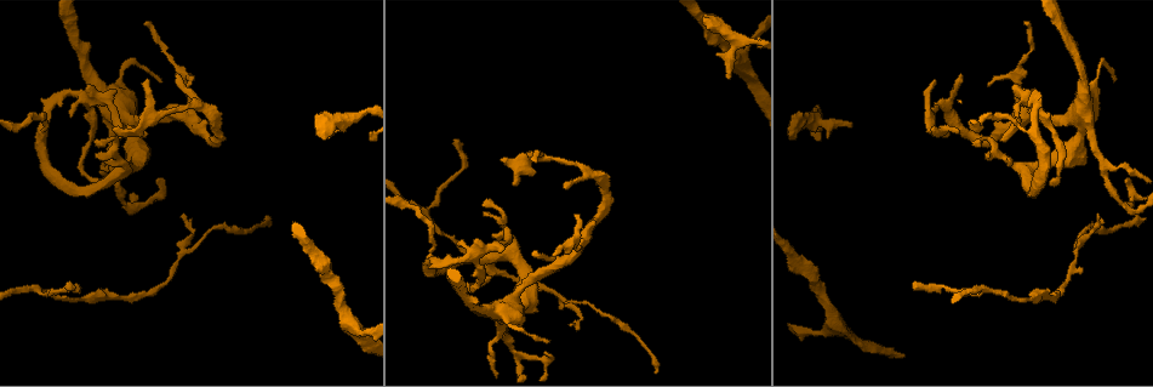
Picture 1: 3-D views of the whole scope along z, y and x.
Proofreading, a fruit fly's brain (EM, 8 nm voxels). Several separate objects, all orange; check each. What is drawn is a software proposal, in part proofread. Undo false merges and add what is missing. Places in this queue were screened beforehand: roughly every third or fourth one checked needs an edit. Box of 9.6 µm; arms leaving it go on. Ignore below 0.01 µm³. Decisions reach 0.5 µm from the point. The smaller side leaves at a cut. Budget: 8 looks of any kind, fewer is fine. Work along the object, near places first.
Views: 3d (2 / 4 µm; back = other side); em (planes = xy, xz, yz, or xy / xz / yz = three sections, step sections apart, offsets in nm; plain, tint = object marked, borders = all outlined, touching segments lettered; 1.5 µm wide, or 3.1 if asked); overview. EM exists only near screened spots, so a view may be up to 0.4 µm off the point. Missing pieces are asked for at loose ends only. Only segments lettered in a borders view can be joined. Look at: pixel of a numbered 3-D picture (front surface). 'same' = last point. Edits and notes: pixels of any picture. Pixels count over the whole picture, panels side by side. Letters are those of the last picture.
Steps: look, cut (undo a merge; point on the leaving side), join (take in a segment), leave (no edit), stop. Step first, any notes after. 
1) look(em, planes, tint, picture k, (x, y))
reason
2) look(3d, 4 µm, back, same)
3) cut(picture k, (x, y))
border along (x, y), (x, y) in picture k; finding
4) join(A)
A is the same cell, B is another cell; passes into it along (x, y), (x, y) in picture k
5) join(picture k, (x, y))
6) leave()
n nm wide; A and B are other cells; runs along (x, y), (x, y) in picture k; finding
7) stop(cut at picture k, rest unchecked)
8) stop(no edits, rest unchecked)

look(em, xy, step 8, tint, picture 1, (989, 84))
thin end

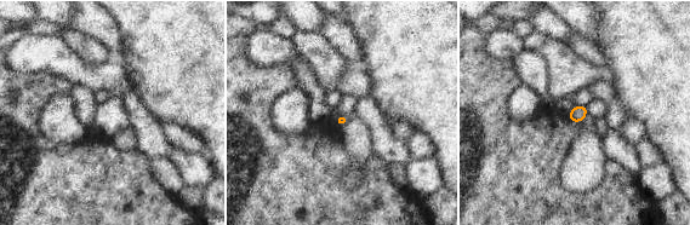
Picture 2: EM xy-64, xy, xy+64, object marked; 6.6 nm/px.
look(em, planes, borders, same)

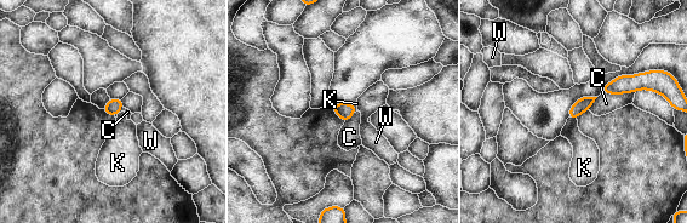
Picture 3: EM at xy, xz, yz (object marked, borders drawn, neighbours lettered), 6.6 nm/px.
leave()
90 nm wide; C, K and W are other cells; border along (635, 91), (602, 93) in picture 3; no lettered segment goes on from it

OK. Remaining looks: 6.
look(3d, 2 µm, picture 1, (496, 246))
touches itself

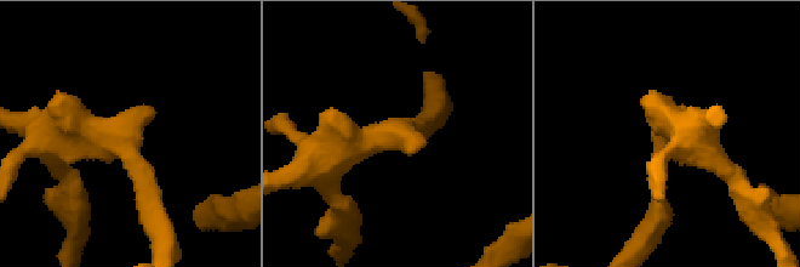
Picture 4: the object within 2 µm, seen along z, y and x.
look(em, yz, step 8, tint, picture 4, (128, 156))
need the tissue

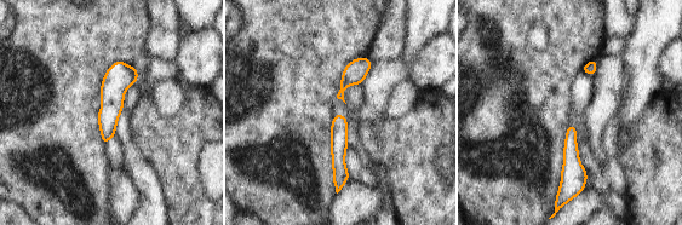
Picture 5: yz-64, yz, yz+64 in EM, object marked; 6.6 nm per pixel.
look(em, xy, step 8, borders, same)

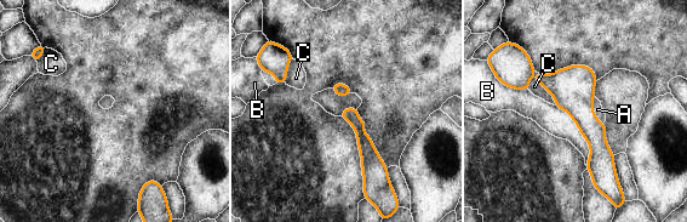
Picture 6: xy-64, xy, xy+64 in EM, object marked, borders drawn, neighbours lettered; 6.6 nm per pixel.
leave()
B touches over 460 nm; A, B and C are other cells; continuous, no second neuron

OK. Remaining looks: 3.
look(3d, 4 µm, picture 1, (1096, 217))
tapers out

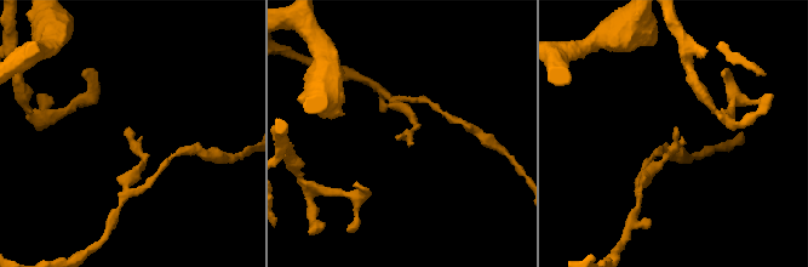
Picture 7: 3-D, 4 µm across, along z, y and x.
look(em, planes, tint, picture 7, (399, 140))

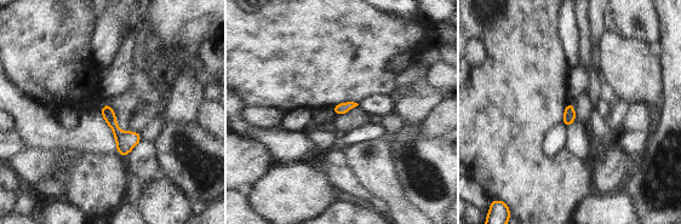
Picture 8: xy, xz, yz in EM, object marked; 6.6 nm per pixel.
look(em, planes, borders, same)
what lies round it

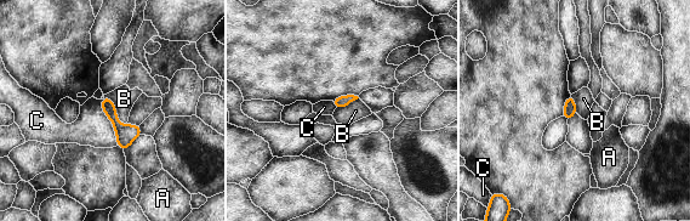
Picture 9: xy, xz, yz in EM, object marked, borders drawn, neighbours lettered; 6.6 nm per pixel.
leave()
C touches over 320 nm; A, B and C are other cells; border along (103, 96), (126, 124) in picture 9; none of them fits

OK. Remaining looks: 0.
stop(no edits, rest unchecked)

